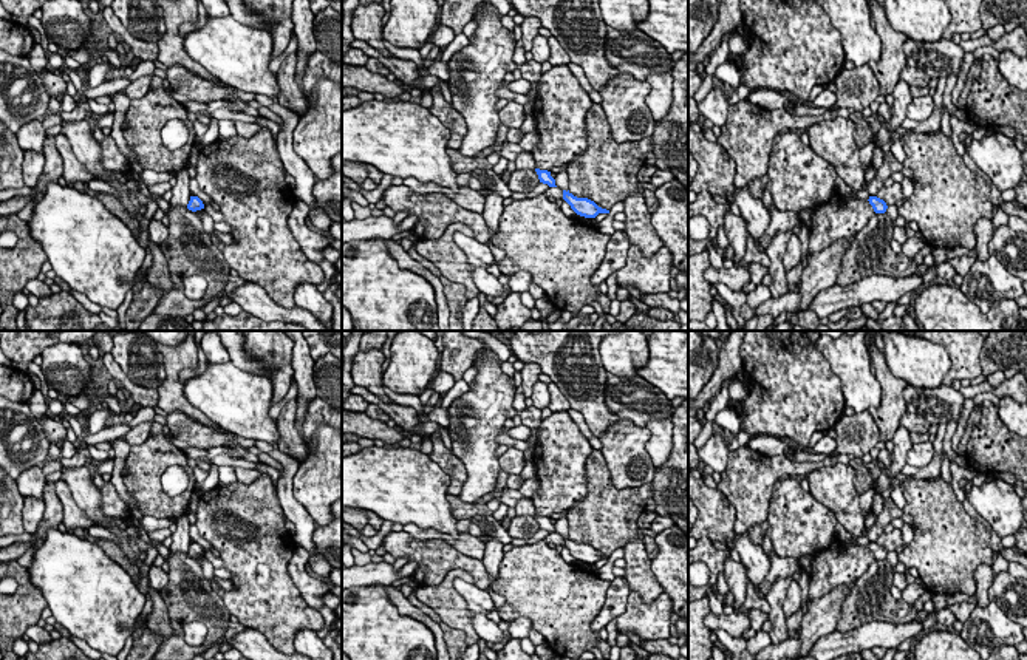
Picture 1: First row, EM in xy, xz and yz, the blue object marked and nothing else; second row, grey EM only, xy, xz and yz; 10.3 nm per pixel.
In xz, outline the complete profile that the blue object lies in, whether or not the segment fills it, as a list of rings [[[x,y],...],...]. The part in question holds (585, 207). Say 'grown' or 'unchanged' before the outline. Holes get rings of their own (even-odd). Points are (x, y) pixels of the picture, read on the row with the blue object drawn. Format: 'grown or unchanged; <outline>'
unchanged; [[[563,190],[563,199],[577,215],[585,218],[595,218],[599,213],[609,213],[609,210],[599,207],[594,201],[588,198],[574,196],[569,190]]]

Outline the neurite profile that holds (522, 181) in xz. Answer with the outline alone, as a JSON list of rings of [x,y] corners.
[[[524,168],[524,170],[514,170],[510,173],[507,187],[514,192],[514,193],[529,193],[532,192],[537,185],[540,184],[538,175],[531,168]]]

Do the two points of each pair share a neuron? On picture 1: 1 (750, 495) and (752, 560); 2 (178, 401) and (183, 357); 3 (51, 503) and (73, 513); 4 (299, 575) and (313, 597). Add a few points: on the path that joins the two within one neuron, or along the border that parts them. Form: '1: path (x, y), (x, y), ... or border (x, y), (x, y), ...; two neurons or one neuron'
1: border (746, 529), (735, 532); two neurons
2: path (172, 390), (172, 368); one neuron
3: border (53, 483), (64, 521); two neurons
4: path (303, 580), (313, 592); one neuron

